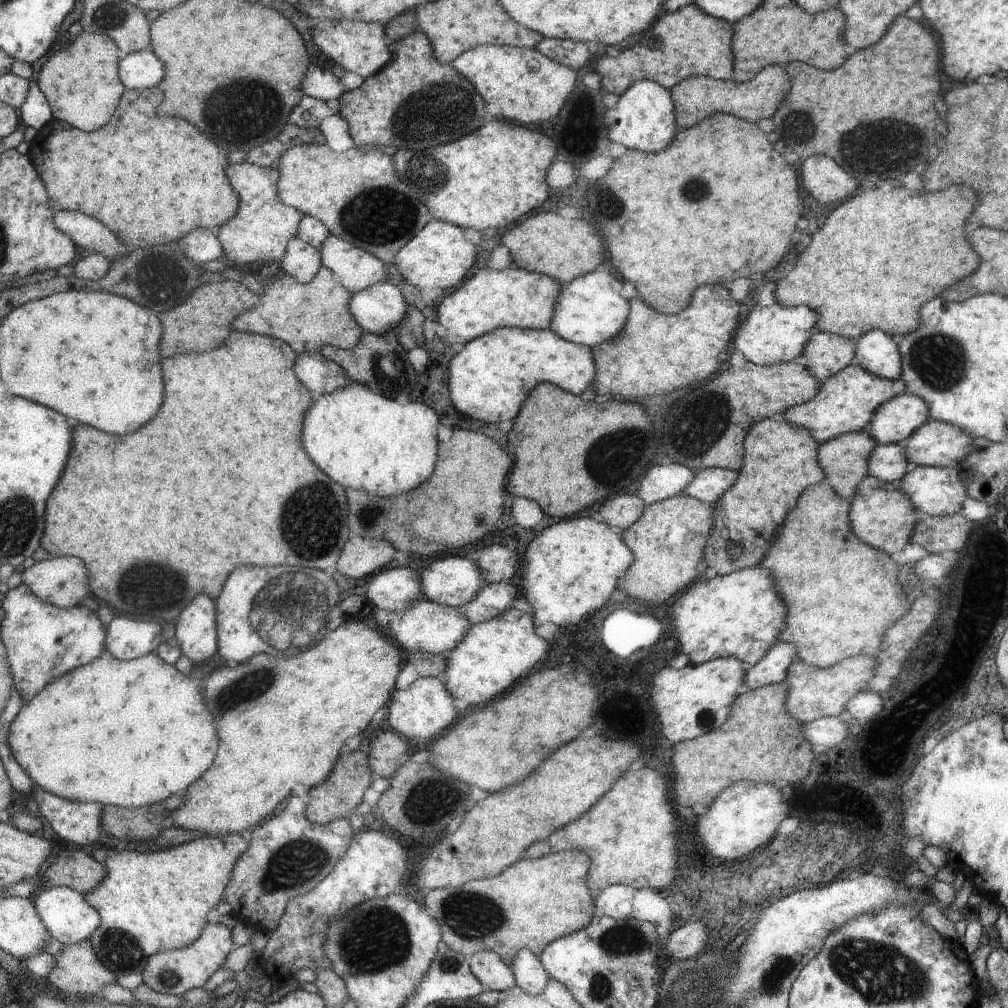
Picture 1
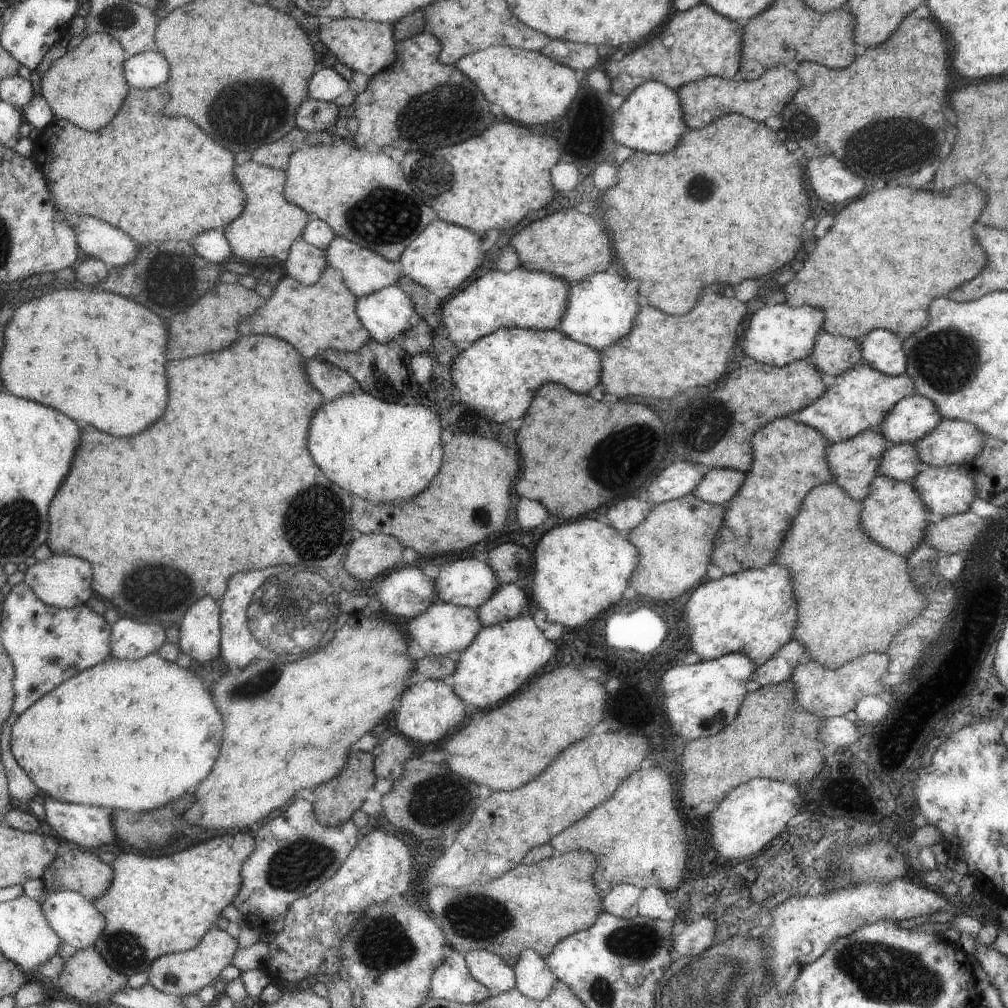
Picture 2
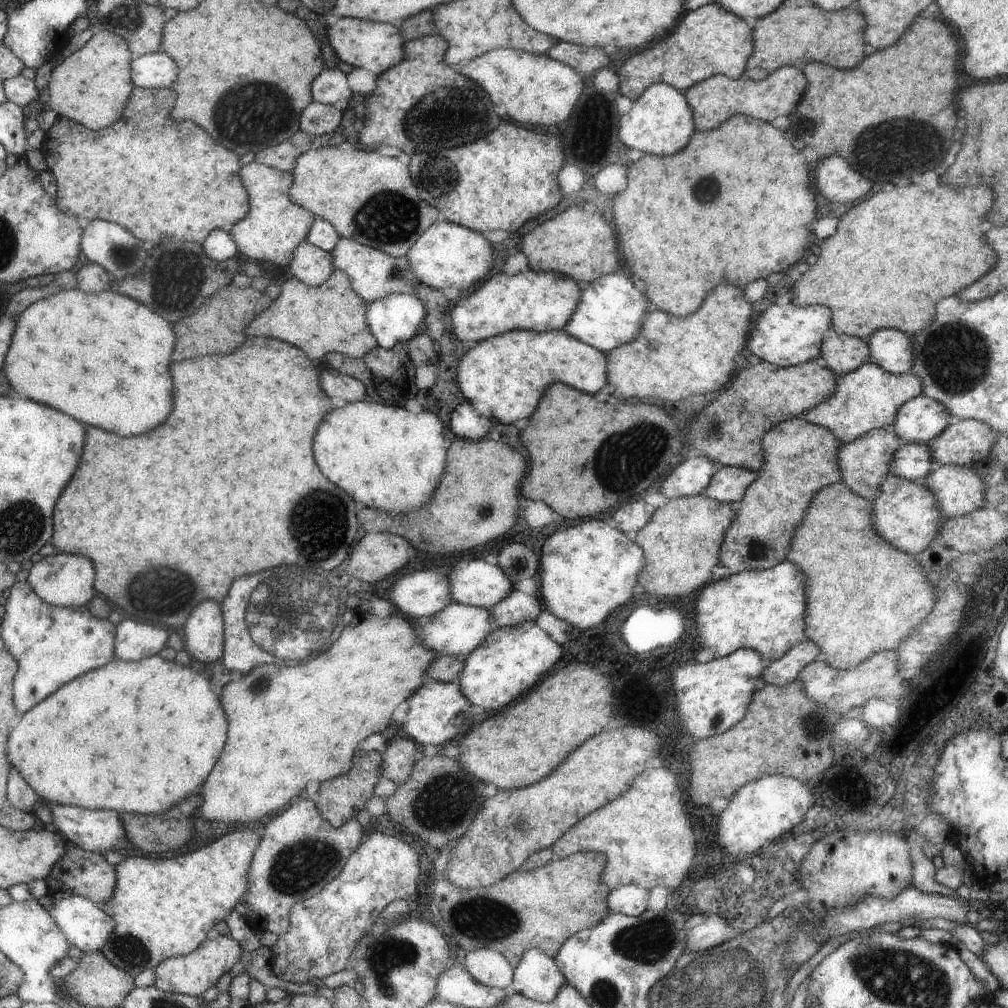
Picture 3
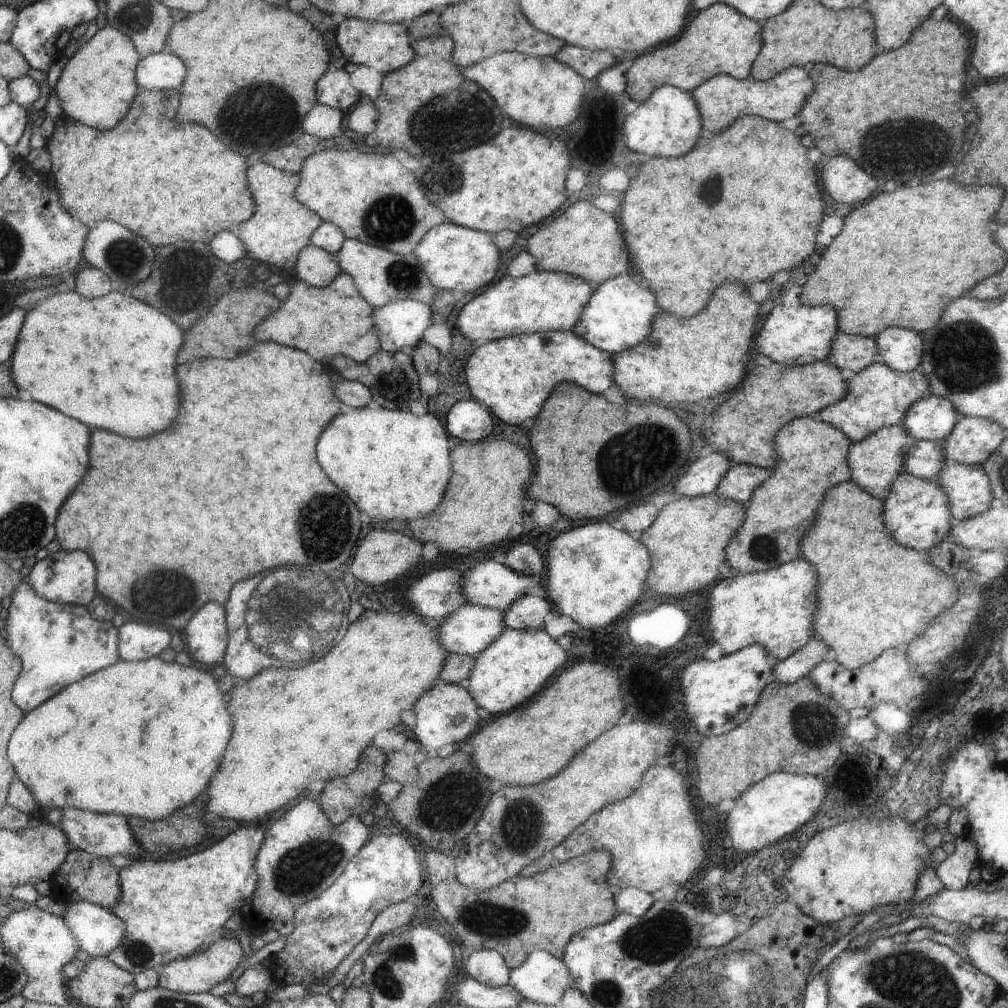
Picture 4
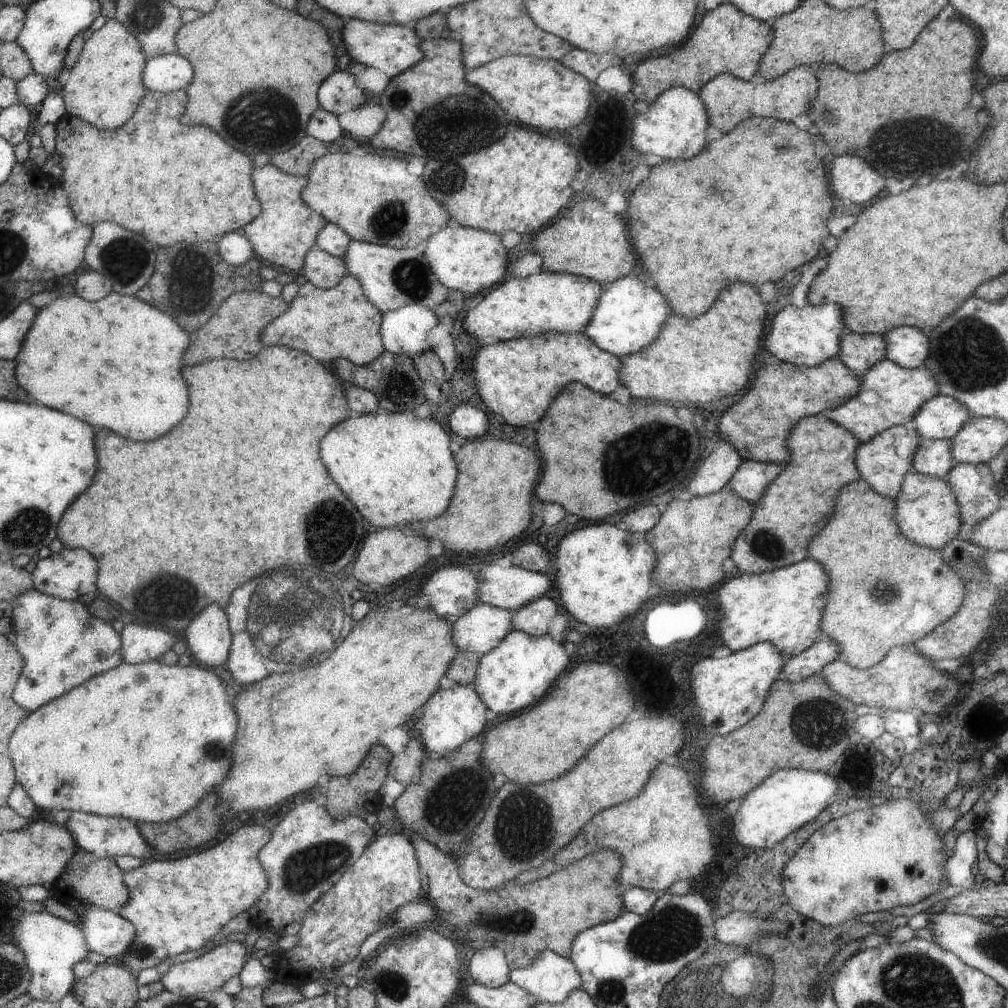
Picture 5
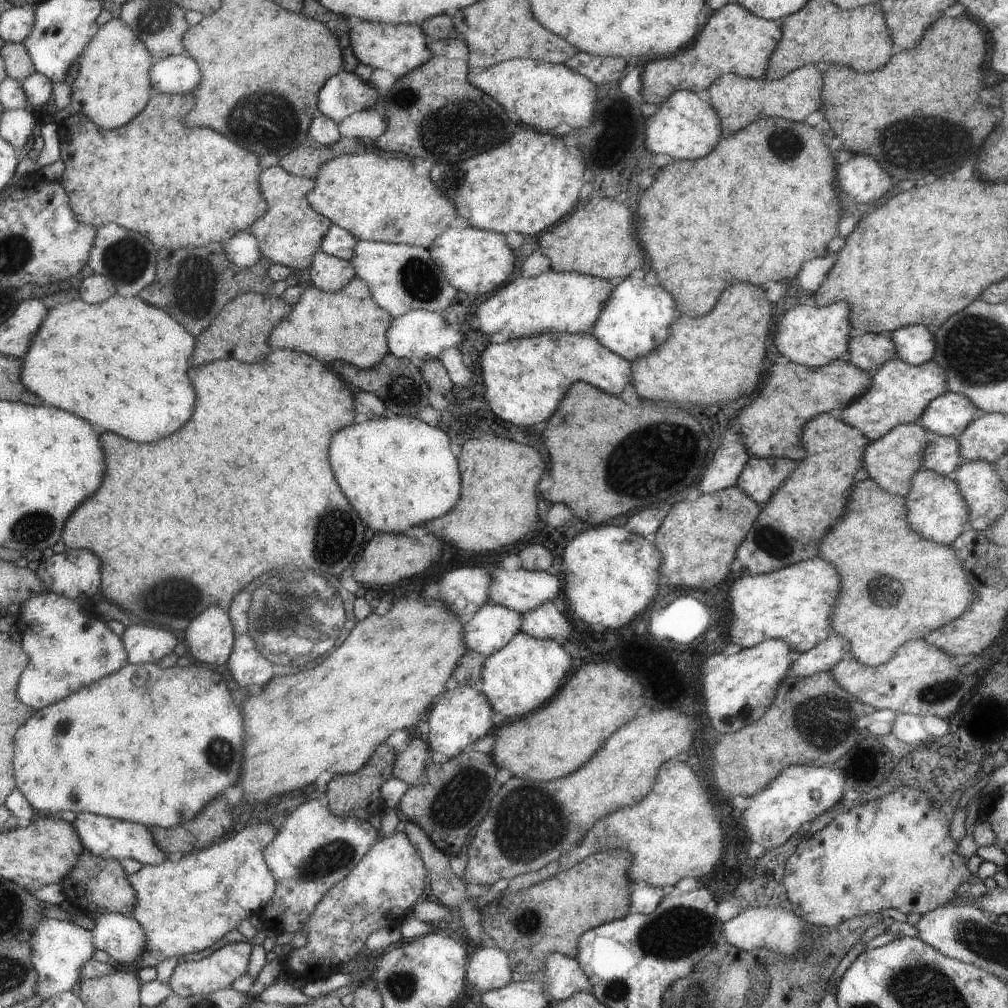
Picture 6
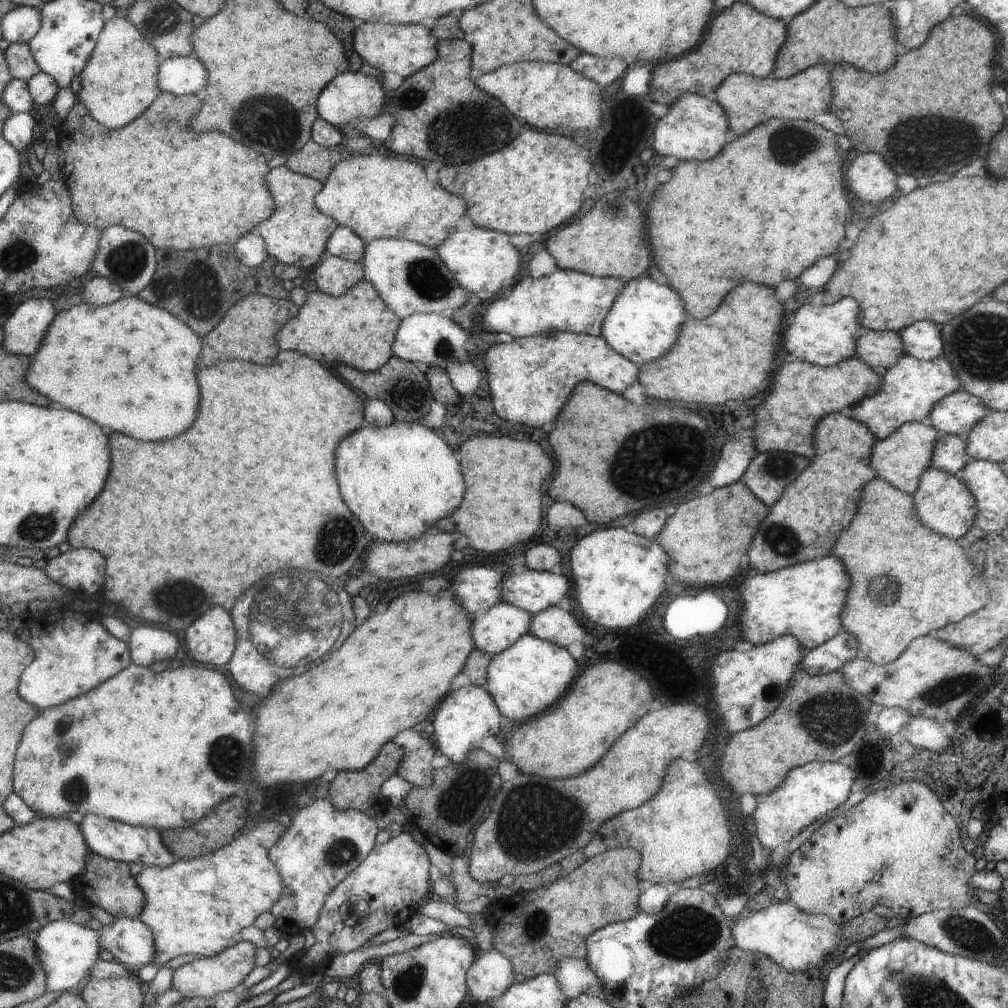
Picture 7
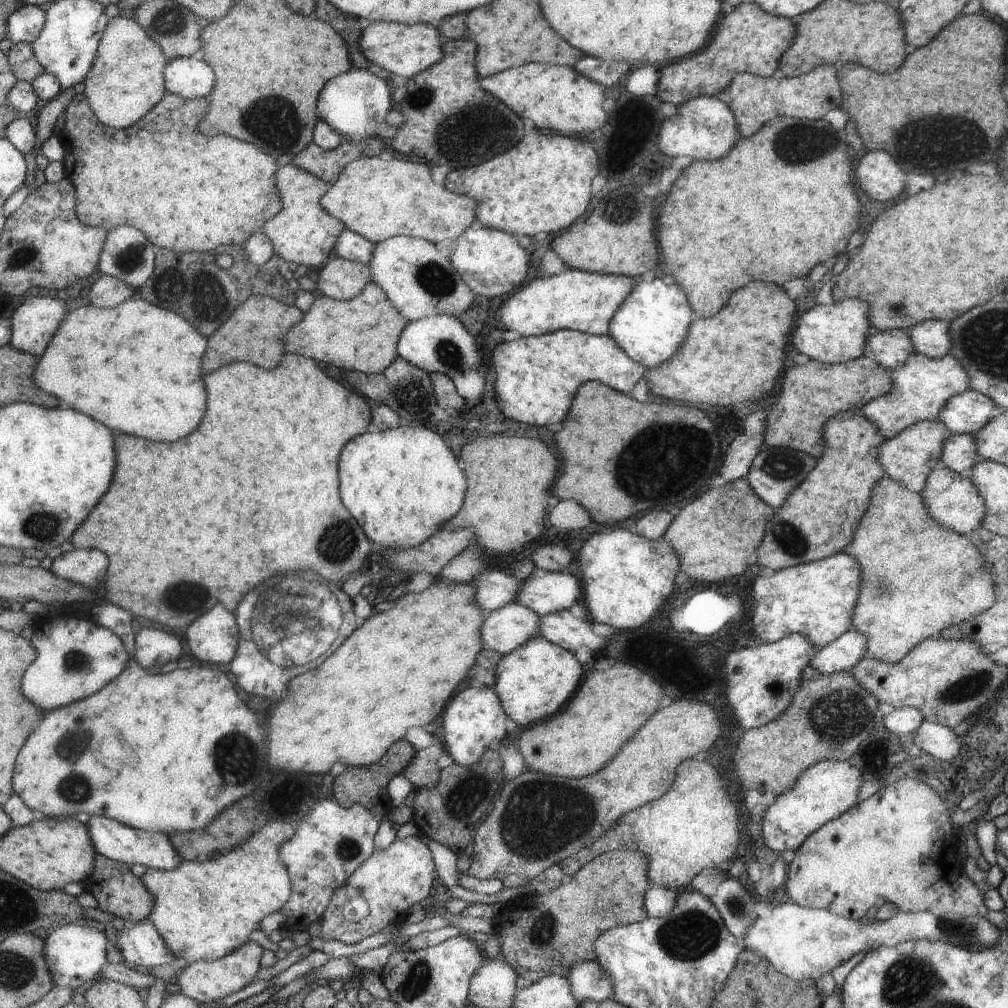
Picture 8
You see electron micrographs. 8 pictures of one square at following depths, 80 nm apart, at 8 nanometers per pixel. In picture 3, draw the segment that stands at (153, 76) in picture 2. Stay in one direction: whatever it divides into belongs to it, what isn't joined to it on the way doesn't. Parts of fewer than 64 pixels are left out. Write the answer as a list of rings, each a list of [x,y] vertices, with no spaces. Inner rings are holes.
[[[161,50],[136,57],[131,70],[136,86],[144,89],[169,89],[177,76],[177,64]]]

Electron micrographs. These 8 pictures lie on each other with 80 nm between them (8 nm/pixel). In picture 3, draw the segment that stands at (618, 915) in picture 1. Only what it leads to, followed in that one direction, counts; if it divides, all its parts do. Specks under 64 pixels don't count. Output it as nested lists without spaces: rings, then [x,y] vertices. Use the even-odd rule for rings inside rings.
[[[623,885],[606,891],[605,900],[609,913],[636,917],[646,910],[647,897],[647,892],[637,886]]]

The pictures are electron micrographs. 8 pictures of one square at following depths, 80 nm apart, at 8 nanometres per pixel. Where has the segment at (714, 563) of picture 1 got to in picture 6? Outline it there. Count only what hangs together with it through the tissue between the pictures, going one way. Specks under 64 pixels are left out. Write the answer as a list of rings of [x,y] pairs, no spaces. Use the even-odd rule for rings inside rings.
[[[822,413],[805,422],[800,437],[799,446],[803,448],[805,457],[796,462],[789,477],[785,478],[783,484],[773,492],[769,501],[761,506],[760,514],[753,522],[752,529],[745,534],[741,545],[737,546],[736,558],[741,563],[742,573],[750,575],[771,573],[797,562],[814,558],[821,538],[824,538],[827,530],[832,529],[843,518],[845,506],[848,505],[848,495],[853,486],[856,486],[857,482],[861,480],[868,479],[865,467],[861,466],[861,456],[869,441],[865,440],[865,435],[861,434],[861,431],[847,426],[841,420],[837,420],[836,416]]]

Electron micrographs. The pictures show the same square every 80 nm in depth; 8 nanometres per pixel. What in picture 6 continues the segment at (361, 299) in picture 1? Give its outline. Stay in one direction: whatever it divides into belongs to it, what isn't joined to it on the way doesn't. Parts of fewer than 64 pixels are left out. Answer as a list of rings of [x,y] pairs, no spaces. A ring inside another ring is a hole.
[[[422,309],[407,310],[400,316],[393,316],[389,320],[388,330],[385,330],[385,340],[388,344],[388,352],[397,358],[405,358],[413,361],[423,361],[427,358],[437,358],[439,352],[447,346],[457,346],[463,336],[459,330],[451,330],[445,322],[441,312],[429,312]]]

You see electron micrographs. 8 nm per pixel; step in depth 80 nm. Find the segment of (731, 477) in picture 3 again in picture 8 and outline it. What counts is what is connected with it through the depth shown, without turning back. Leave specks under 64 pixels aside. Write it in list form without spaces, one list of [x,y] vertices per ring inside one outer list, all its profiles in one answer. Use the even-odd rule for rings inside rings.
[[[766,448],[751,460],[749,471],[744,478],[763,502],[767,503],[769,507],[777,509],[785,502],[789,492],[811,472],[813,466],[816,466],[816,460],[815,457],[804,452],[787,450],[787,448]]]

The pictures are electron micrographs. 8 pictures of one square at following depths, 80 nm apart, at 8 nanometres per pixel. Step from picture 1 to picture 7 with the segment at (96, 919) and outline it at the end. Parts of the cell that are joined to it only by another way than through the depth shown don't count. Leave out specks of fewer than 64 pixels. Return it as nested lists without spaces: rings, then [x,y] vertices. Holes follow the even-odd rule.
[[[115,917],[111,924],[102,927],[100,944],[113,955],[114,960],[121,961],[127,968],[152,964],[157,957],[156,935],[139,918]]]

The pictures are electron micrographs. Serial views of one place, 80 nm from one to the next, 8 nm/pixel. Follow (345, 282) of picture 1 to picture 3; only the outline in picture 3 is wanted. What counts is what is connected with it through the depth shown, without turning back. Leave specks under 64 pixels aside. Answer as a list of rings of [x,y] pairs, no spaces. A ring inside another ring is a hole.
[[[343,236],[339,237],[330,253],[332,254],[332,265],[348,275],[352,289],[364,299],[365,303],[376,301],[391,293],[413,295],[420,284],[412,271],[412,264],[405,256],[392,257]]]

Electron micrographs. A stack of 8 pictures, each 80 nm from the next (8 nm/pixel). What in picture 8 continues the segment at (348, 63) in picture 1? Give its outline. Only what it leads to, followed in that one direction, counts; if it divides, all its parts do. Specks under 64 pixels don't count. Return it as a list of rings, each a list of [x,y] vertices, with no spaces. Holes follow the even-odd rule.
[[[373,21],[361,30],[357,44],[359,44],[361,54],[366,60],[369,60],[370,64],[407,79],[421,73],[421,70],[428,69],[435,62],[441,61],[441,54],[443,53],[440,34],[429,23],[409,25]]]

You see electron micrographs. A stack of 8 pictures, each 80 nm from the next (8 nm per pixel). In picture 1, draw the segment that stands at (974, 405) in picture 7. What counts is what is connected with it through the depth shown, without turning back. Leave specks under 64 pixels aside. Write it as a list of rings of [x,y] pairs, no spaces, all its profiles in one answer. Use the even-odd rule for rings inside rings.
[[[903,392],[882,402],[864,430],[879,445],[901,444],[929,419],[928,403],[917,395]]]

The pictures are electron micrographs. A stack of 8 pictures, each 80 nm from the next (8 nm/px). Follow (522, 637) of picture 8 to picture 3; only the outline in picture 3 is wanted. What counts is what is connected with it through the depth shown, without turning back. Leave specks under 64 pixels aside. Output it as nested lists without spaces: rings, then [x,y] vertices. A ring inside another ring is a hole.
[[[451,602],[445,608],[432,615],[431,623],[419,627],[419,638],[426,647],[434,650],[437,655],[458,655],[466,658],[480,642],[497,628],[488,610],[471,605]]]

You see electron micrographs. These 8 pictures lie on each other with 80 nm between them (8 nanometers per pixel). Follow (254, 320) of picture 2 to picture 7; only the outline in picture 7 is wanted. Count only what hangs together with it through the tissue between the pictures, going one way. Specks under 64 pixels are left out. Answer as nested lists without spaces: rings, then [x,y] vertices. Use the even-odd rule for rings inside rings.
[[[357,282],[346,294],[330,296],[313,291],[301,305],[300,314],[289,318],[276,335],[276,346],[283,351],[296,351],[324,364],[345,364],[362,372],[381,369],[392,358],[392,343],[400,319],[381,302],[371,283]]]

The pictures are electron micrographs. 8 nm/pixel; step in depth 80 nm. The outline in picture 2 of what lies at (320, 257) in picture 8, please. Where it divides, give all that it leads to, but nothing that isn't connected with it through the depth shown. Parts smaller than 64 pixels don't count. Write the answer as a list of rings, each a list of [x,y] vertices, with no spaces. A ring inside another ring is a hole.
[[[250,160],[234,167],[234,177],[246,194],[246,202],[240,216],[222,229],[231,247],[231,260],[251,263],[257,258],[275,258],[279,262],[285,262],[290,247],[300,238],[310,220],[307,211],[285,198],[285,171]]]

